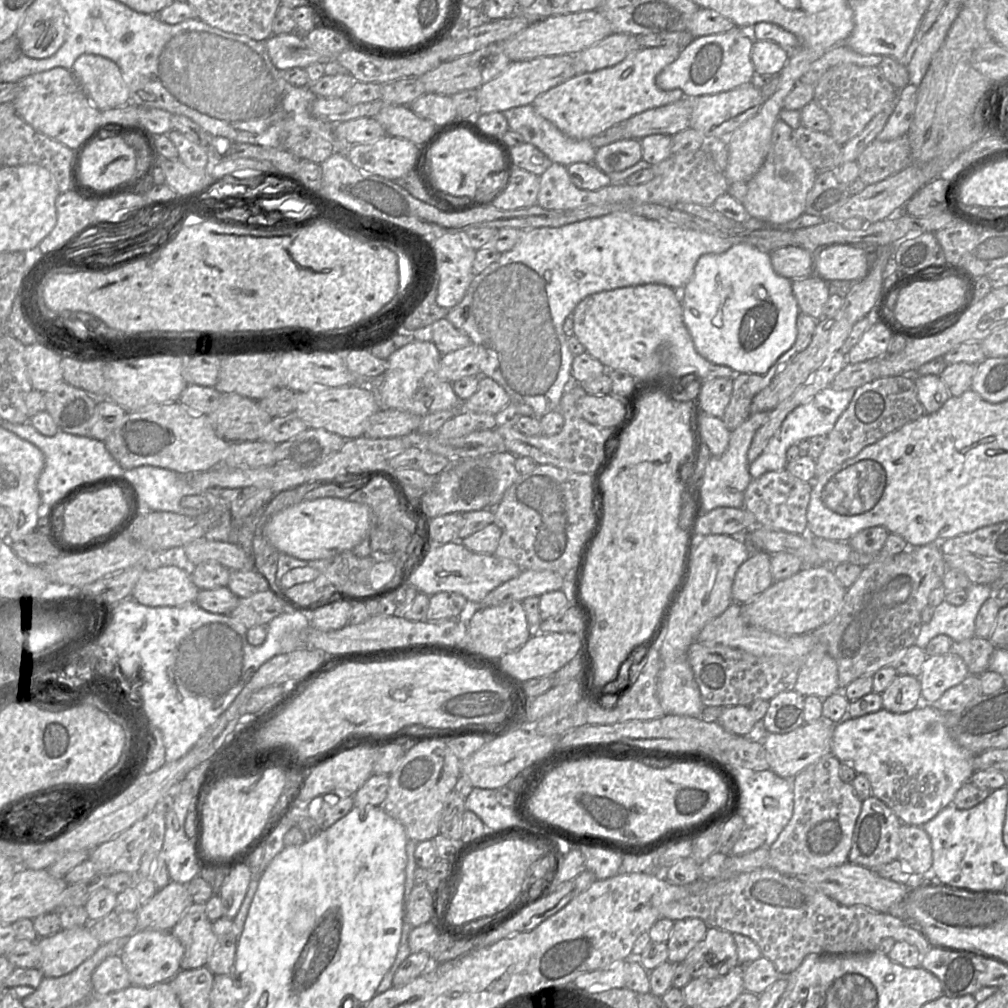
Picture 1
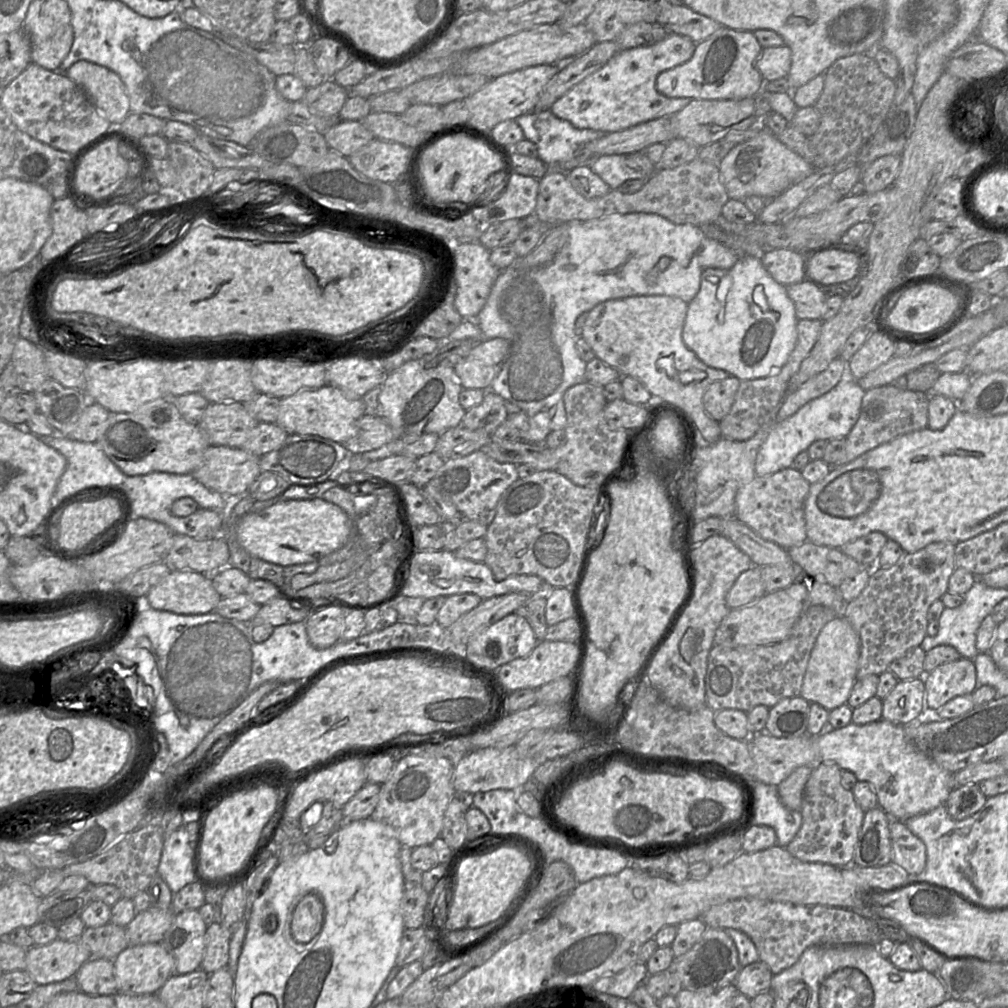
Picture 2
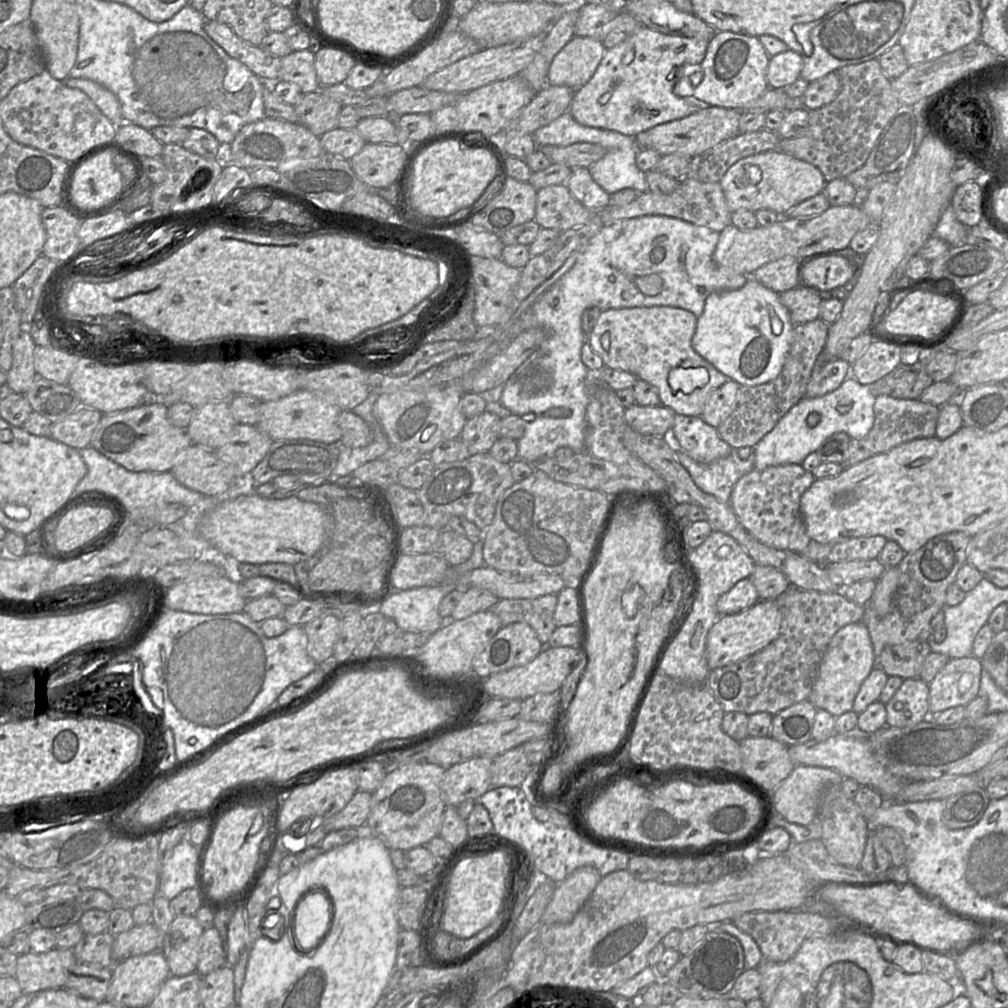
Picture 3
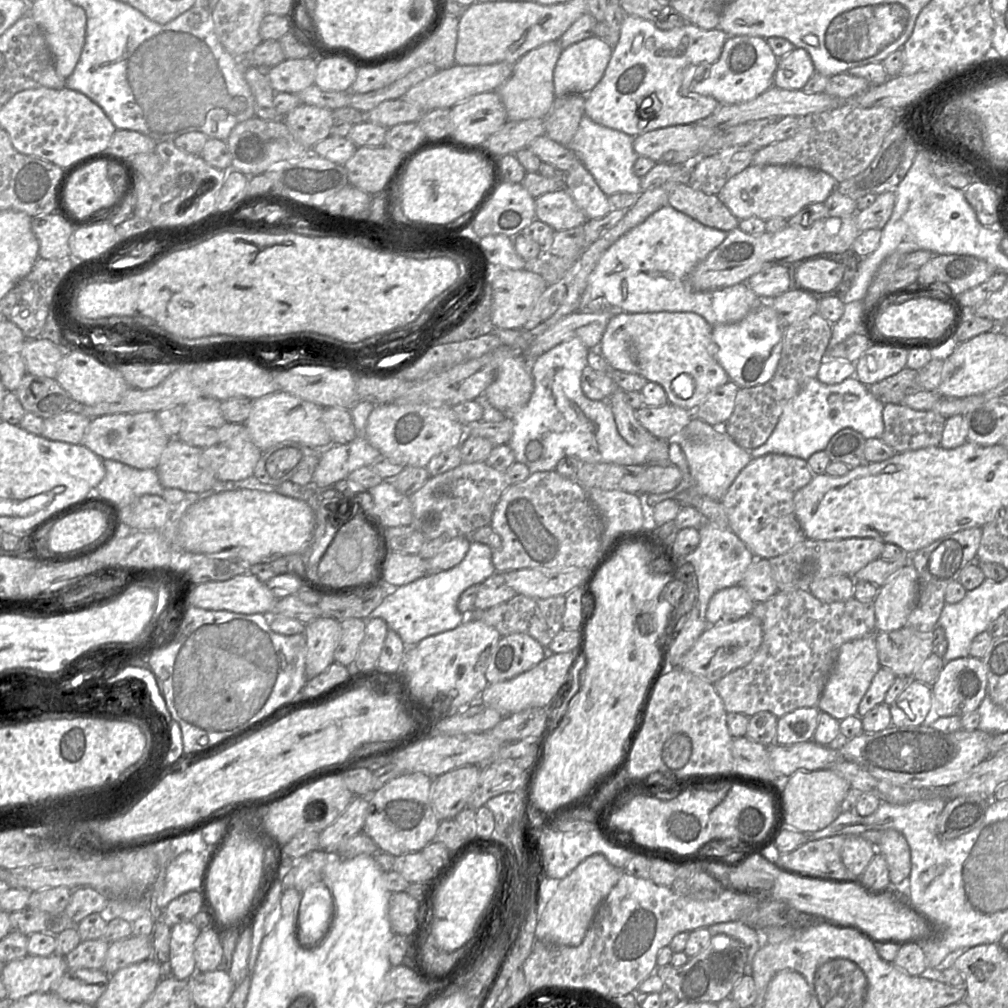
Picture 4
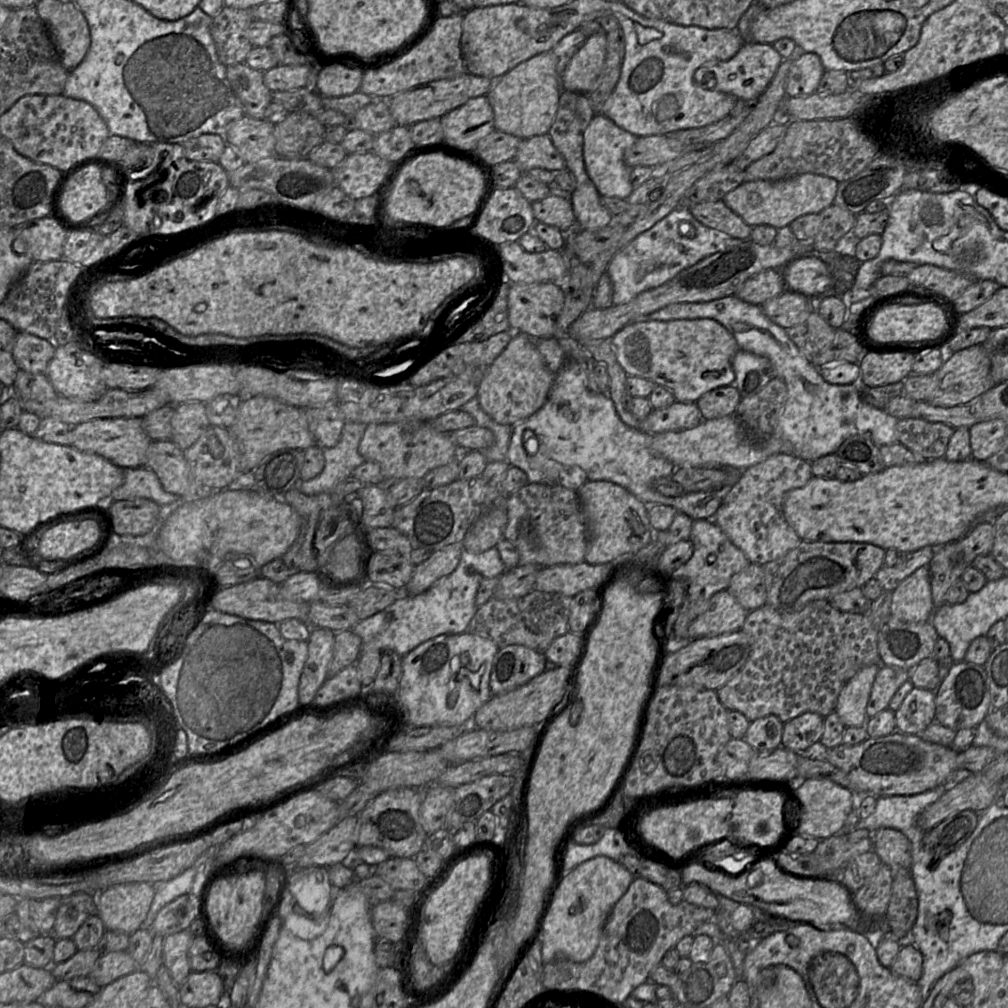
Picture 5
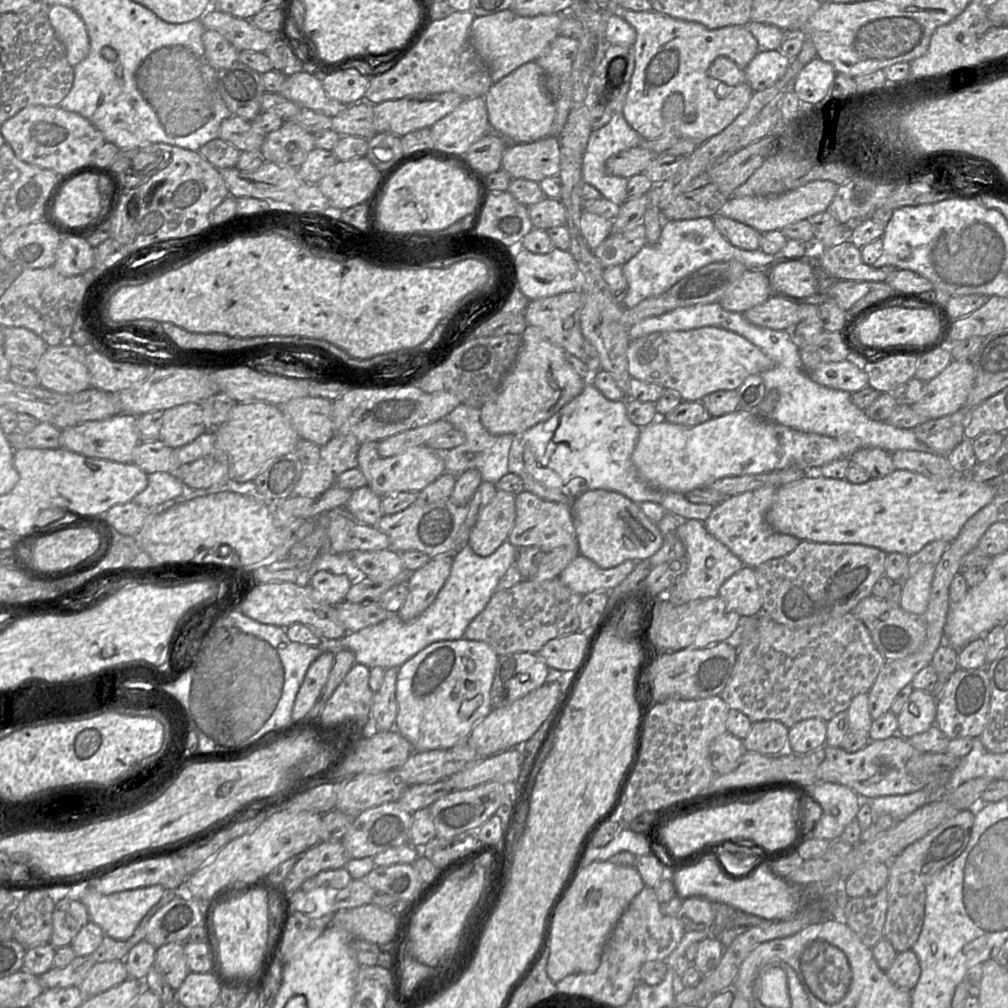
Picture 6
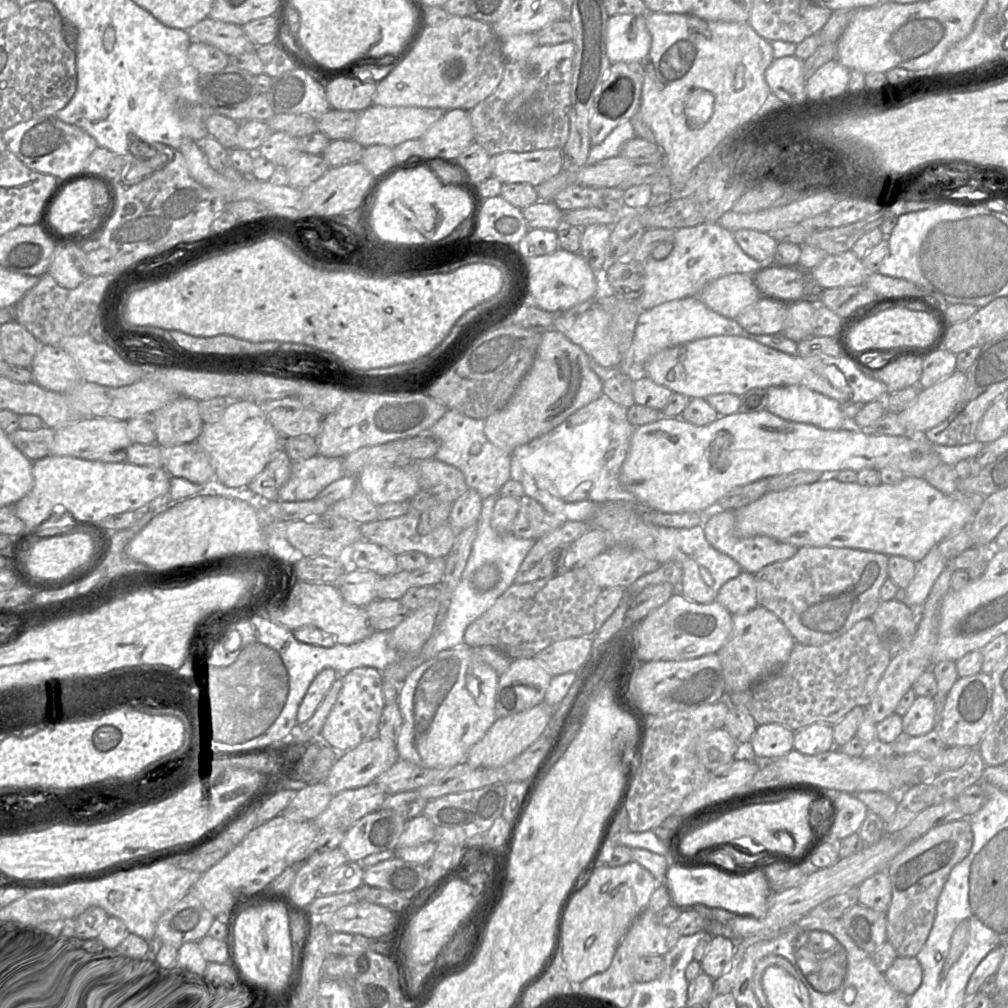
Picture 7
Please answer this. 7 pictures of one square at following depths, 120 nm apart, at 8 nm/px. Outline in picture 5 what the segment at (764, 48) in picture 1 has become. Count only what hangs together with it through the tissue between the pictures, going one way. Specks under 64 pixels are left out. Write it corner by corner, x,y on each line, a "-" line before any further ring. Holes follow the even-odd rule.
802,53
790,66
786,96
805,97
815,93
824,73
825,69
816,54

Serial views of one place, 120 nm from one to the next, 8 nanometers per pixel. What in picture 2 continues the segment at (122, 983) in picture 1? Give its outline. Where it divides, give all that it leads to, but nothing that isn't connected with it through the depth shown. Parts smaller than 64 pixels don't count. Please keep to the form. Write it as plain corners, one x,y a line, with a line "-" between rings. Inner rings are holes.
91,958
74,976
78,989
91,996
118,993
113,960

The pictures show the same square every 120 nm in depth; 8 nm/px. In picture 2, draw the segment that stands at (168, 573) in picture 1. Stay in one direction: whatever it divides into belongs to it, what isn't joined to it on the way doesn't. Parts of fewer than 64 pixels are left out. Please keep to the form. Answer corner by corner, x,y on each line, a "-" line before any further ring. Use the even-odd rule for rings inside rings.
173,570
146,595
152,609
184,615
214,612
221,599
210,575
190,570

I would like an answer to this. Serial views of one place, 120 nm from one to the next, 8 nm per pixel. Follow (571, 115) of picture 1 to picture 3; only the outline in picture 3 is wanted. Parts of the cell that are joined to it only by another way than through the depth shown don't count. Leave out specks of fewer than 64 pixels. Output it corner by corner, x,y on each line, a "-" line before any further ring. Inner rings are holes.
639,25
624,42
606,50
592,78
574,95
568,112
583,126
635,137
652,127
684,118
710,105
673,93
679,68
700,65
709,40
665,35

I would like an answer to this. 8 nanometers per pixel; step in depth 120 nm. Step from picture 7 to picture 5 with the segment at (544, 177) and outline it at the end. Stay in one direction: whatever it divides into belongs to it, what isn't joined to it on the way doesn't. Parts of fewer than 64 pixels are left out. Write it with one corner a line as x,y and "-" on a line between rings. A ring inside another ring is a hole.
547,134
521,140
513,161
522,173
527,173
533,168
541,168
553,172
560,172
566,169
563,156
554,147

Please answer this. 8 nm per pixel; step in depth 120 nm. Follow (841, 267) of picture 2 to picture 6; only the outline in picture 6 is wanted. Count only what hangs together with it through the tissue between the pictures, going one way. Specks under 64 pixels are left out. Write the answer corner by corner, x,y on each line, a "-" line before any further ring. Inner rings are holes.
789,262
778,266
770,274
770,281
778,292
798,301
812,300
815,293
813,273
803,263

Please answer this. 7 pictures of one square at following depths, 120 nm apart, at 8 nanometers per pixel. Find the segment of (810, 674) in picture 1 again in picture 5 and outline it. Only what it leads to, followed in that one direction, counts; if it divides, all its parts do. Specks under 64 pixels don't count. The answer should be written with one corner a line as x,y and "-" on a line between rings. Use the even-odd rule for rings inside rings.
880,663
861,668
839,693
835,712
845,727
865,727
866,706

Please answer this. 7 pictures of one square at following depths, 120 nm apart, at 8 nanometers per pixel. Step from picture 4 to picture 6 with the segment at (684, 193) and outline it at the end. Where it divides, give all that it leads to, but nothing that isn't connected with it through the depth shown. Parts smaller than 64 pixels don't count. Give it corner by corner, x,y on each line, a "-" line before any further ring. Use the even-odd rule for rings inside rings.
720,214
713,216
712,219
718,231
732,245
744,250
760,249
761,232

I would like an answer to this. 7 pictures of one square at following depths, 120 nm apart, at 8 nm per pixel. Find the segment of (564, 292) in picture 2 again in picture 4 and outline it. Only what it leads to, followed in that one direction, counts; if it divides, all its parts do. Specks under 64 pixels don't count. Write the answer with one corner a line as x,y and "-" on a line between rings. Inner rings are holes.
670,205
661,207
644,222
621,236
603,253
588,277
580,298
579,310
585,310
590,301
603,298
611,309
614,309
614,314
617,312
693,312
703,317
712,327
739,322
767,300
760,299
746,282
711,291
696,291
689,281
691,271
724,241
726,235
727,232
705,226
-
574,338
574,339
562,342
554,346
547,352
543,353
542,355
534,359
533,361
529,361
530,372
533,378
534,389
533,389
531,398
528,401
528,403
524,407
522,407
520,410
518,410
516,413
512,415
508,415
508,417
512,418
514,425
513,425
512,436
507,444
513,451
515,462
525,464
529,468
530,474
535,473
535,472
555,470
562,477
573,479
573,475
575,474
576,470
579,467
579,461
589,462
589,463
614,463
614,464
620,464
620,465
653,465
653,464
647,464
646,459
637,452
636,448
629,445
621,437
621,435
619,434
617,430
616,422
615,422
609,402
591,400
584,395
581,389
581,375
582,375
584,368
587,366
587,355
588,355
589,350
590,349
588,349
581,340
-
531,440
538,440
542,444
542,454
535,461
529,460
525,454
525,447
527,443

